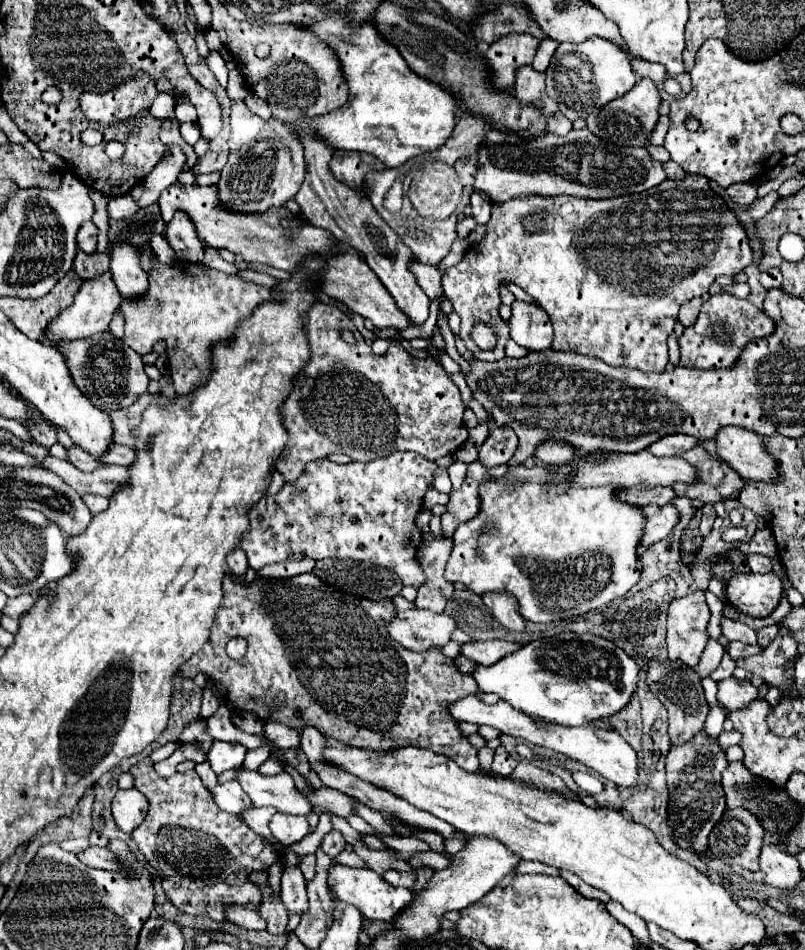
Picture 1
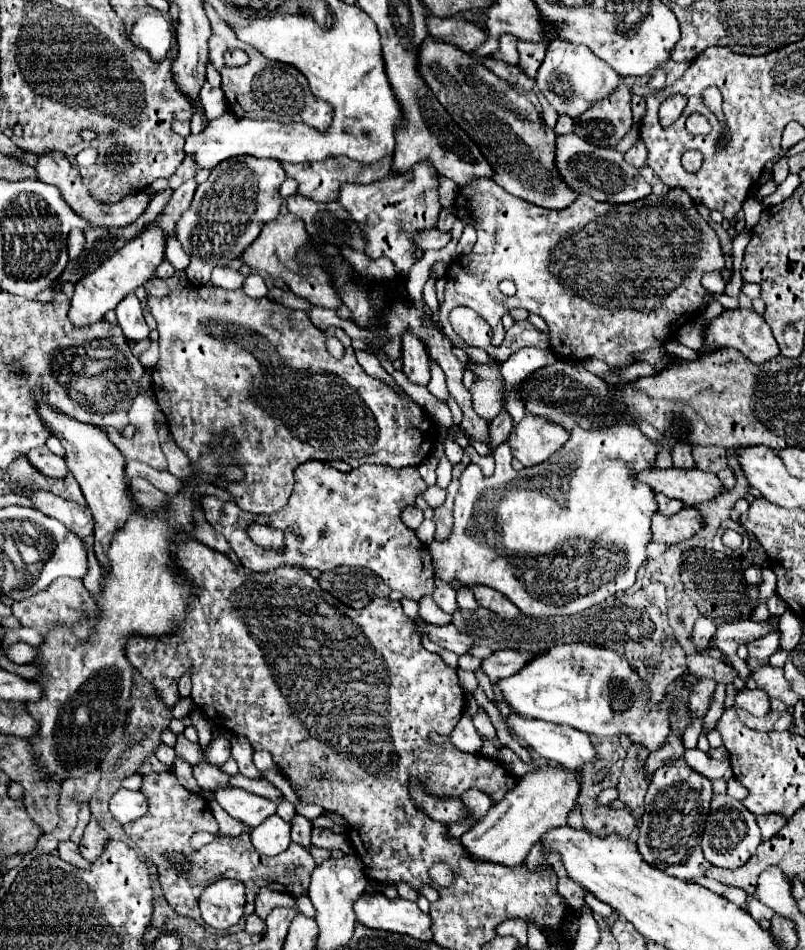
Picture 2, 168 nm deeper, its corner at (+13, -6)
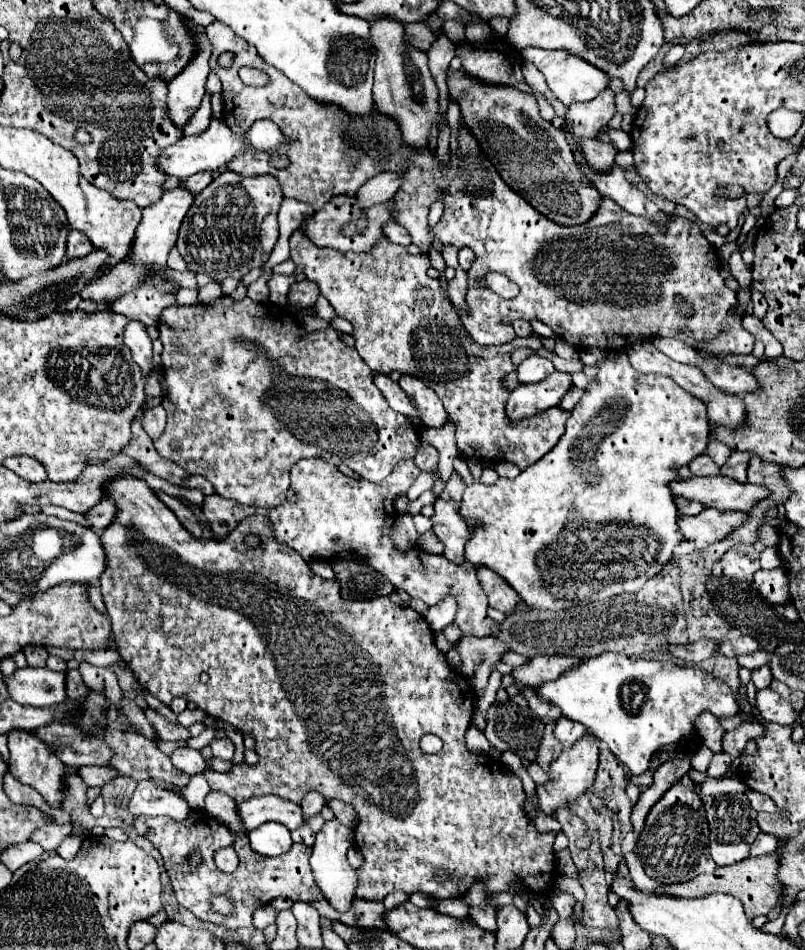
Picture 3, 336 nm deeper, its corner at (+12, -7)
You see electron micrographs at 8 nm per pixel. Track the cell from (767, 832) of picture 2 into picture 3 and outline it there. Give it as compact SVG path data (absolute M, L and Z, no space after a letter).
M760 834L758 838L756 838L756 842L752 844L752 848L750 848L750 856L754 858L754 856L766 856L766 854L772 854L776 850L776 840L772 840L772 836L768 836L768 834Z

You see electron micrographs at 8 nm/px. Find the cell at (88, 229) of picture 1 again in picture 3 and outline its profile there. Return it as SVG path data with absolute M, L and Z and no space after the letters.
M70 230L68 242L66 242L66 256L68 258L82 258L82 256L88 256L92 250L94 250L94 246L86 234L82 234L78 230Z

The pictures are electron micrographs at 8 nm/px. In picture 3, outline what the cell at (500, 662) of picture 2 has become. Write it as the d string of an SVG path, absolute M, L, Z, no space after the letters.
M534 656L528 664L514 670L514 678L518 684L526 684L528 688L542 686L550 680L560 678L570 668L576 668L582 662L582 658L574 656Z

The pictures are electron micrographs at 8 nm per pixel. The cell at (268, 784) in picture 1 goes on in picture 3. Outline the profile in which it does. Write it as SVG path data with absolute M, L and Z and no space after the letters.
M188 746L174 750L172 756L170 756L170 760L172 760L172 764L174 764L178 770L182 770L182 772L186 772L186 774L190 774L190 776L200 774L200 772L206 770L206 760L202 758L200 750L192 750L192 748L188 748Z

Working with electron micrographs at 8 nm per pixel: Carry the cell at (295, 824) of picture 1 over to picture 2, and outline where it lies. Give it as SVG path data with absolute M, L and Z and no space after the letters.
M271 815L271 819L265 819L259 827L251 831L251 843L253 847L257 847L261 855L269 855L269 857L279 855L291 843L289 831L291 831L291 823L283 821L279 815Z

